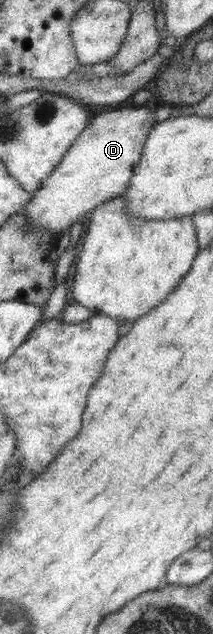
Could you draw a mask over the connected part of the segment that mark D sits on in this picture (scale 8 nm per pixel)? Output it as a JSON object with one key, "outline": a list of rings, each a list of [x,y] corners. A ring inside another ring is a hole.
{"outline":[[[123,107],[99,113],[63,158],[57,171],[44,181],[33,201],[20,213],[27,215],[38,227],[47,227],[59,237],[99,206],[122,197],[130,189],[147,139],[157,124],[155,109]]]}

